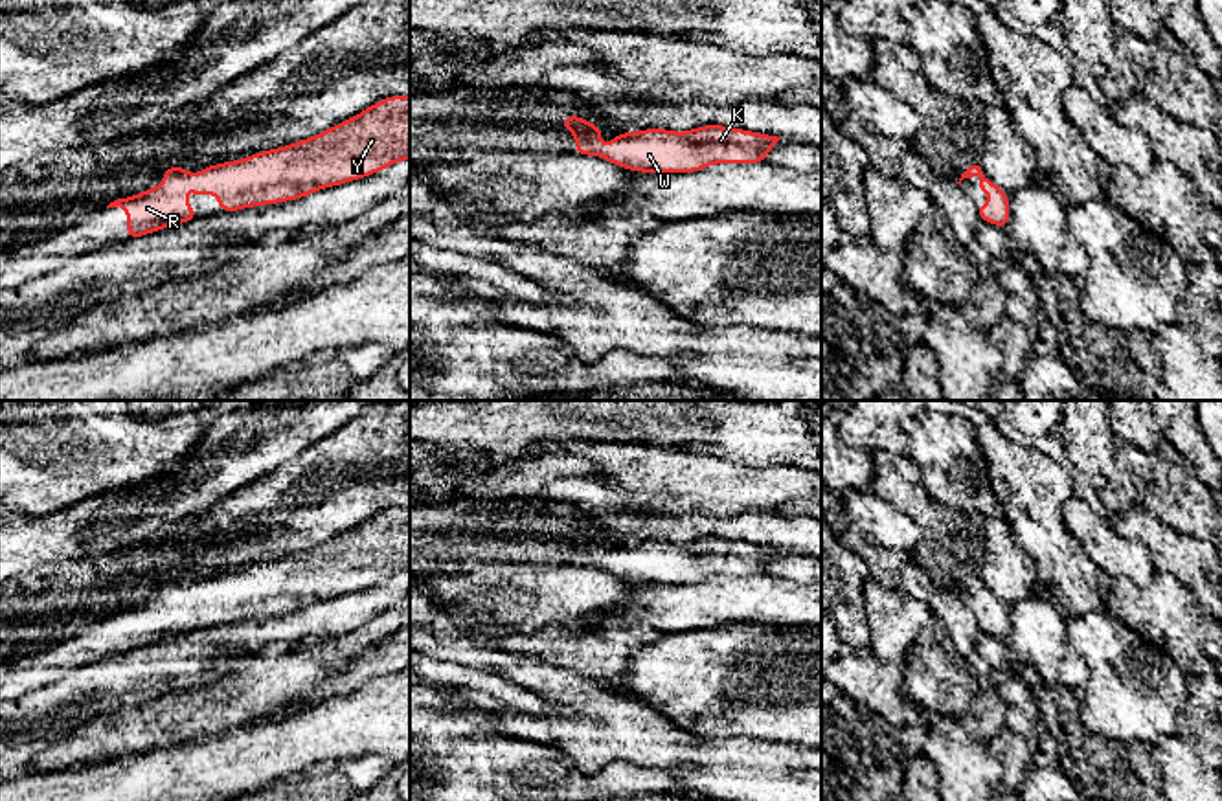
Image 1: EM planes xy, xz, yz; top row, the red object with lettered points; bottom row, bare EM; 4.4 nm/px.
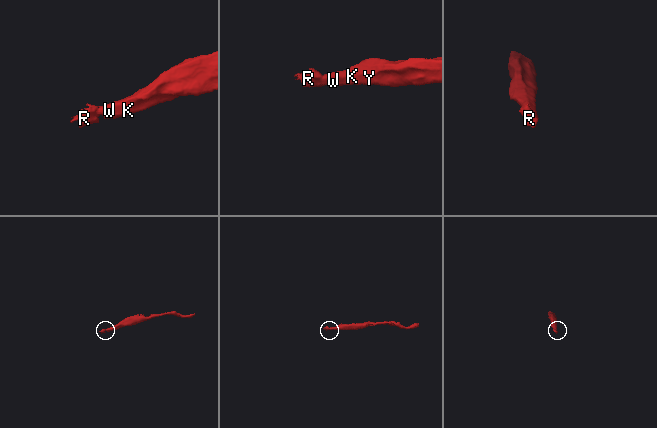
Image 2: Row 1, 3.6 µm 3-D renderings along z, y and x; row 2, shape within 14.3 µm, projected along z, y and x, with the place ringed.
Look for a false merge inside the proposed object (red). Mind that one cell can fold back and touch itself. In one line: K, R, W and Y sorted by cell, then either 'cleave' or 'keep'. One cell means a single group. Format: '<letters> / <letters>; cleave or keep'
K R W Y; keep

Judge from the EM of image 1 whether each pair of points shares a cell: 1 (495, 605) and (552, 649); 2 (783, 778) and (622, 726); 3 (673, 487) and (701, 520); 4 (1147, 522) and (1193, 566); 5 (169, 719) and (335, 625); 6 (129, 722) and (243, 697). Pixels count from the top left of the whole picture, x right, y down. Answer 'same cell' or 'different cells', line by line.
1: different cells
2: same cell
3: different cells
4: same cell
5: different cells
6: same cell

